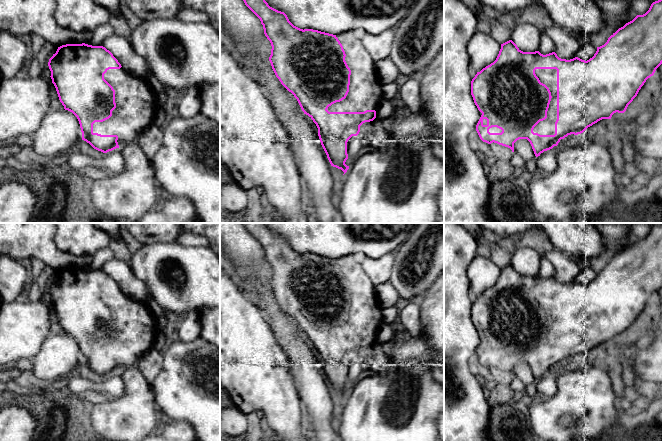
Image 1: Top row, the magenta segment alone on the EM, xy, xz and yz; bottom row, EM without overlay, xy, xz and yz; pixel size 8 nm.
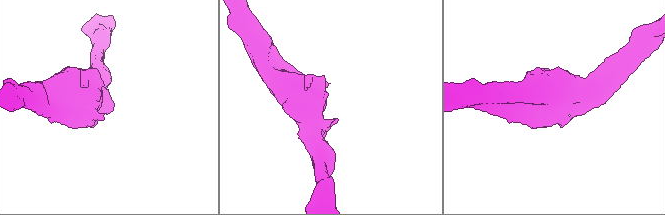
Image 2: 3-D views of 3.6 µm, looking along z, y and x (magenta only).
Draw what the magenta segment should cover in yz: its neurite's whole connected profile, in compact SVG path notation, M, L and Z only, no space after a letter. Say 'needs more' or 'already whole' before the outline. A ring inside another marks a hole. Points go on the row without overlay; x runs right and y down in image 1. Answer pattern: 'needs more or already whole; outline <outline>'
needs more; outline M662 223L655 225L651 228L649 234L643 239L637 239L632 245L626 247L623 251L619 252L607 264L607 266L597 271L597 275L592 282L585 285L578 281L570 284L561 283L555 276L543 279L539 275L523 276L517 269L509 264L501 268L501 273L496 284L490 289L477 296L471 305L471 319L474 327L479 334L480 343L476 349L476 355L483 366L488 368L497 367L499 369L508 371L514 376L514 367L519 363L527 363L534 375L536 381L540 380L544 375L552 373L557 370L561 363L568 359L578 359L583 357L588 351L597 347L602 343L611 343L612 339L616 336L624 337L628 329L637 320L639 314L644 309L646 304L654 299L656 293L662 288Z

